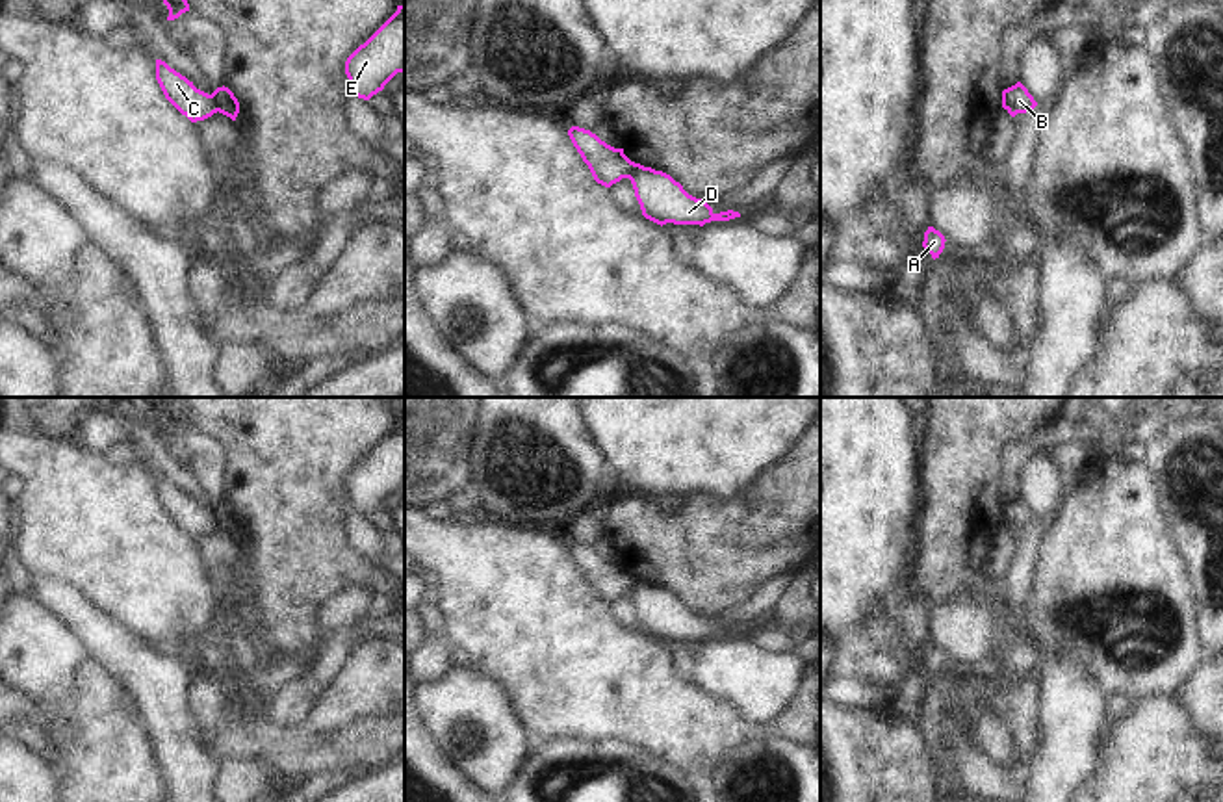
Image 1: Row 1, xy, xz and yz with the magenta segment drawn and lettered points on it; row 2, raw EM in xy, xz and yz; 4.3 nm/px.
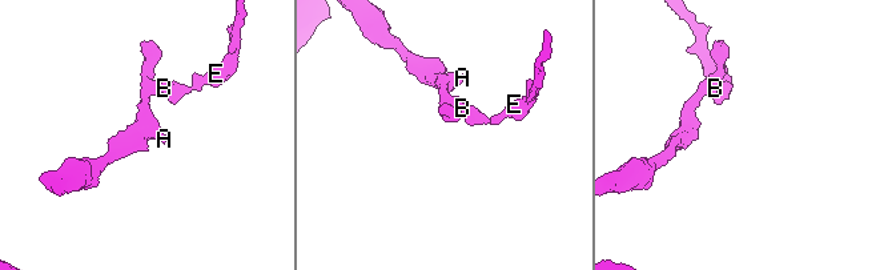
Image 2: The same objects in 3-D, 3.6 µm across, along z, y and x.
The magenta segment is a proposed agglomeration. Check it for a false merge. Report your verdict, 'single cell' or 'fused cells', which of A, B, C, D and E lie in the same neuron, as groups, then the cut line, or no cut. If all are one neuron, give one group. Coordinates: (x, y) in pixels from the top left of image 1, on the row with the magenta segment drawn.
fused cells; groups A C / B D E; cut xy (210, 95), (218, 110)

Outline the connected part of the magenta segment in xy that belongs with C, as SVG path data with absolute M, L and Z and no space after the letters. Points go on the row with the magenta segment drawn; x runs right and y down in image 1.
M156 59L156 80L165 98L191 123L204 121L217 113L217 104L212 95L197 89L193 82L161 59Z

